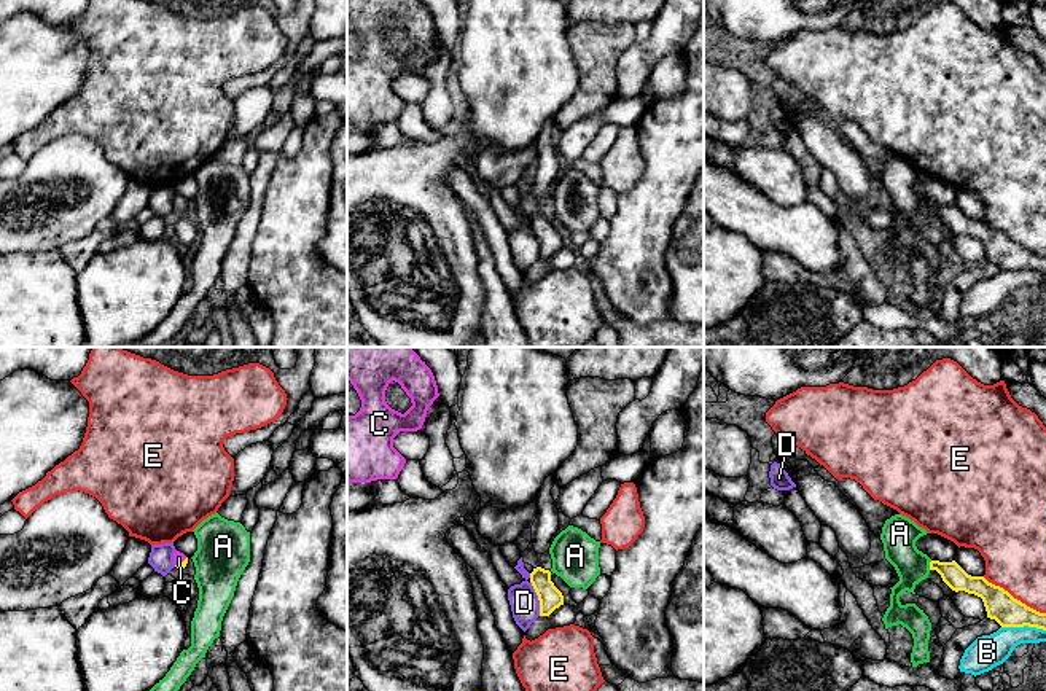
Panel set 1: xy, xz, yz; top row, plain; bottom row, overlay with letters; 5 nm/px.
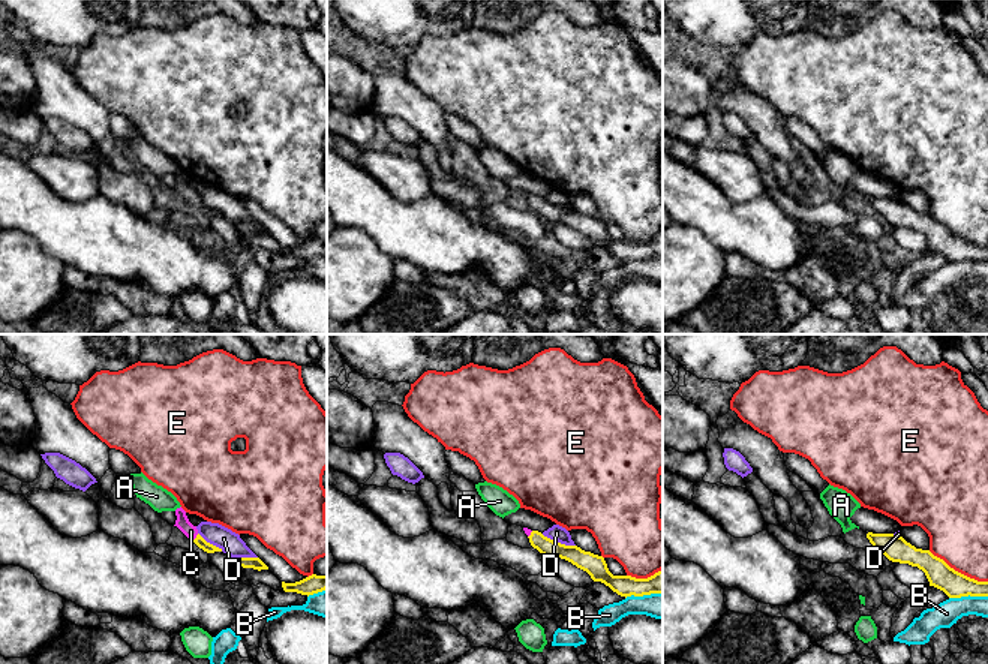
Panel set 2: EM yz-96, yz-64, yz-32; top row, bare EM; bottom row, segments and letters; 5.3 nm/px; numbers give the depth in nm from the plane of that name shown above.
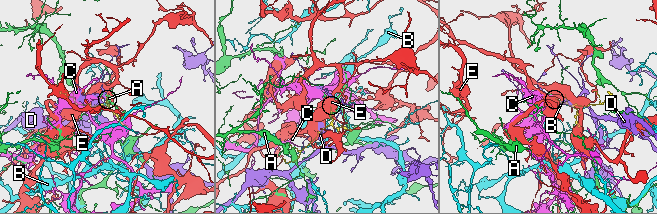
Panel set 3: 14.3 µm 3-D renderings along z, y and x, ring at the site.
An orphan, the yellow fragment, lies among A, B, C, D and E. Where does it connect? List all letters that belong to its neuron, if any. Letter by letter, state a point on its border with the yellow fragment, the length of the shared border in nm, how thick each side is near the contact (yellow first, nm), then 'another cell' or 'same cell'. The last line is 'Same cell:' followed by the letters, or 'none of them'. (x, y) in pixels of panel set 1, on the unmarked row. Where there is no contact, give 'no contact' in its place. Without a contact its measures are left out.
A: meets yellow in yz at (930, 209); contact 50 nm long; 110 nm thick on the yellow side, 180 nm on the other; another cell
B: meets yellow in yz at (1024, 268); contact 220 nm long; 160 nm thick on the yellow side, 170 nm on the other; another cell
C: meets yellow in xy at (182, 206); contact 80 nm long; 40 nm thick on the yellow side, 60 nm on the other; same cell
D: meets yellow in xz at (538, 242); contact 180 nm long; 120 nm thick on the yellow side, 150 nm on the other; another cell
E: meets yellow in yz at (1013, 241); contact 380 nm long; 160 nm thick on the yellow side, 320 nm on the other; another cell
Same cell: C

